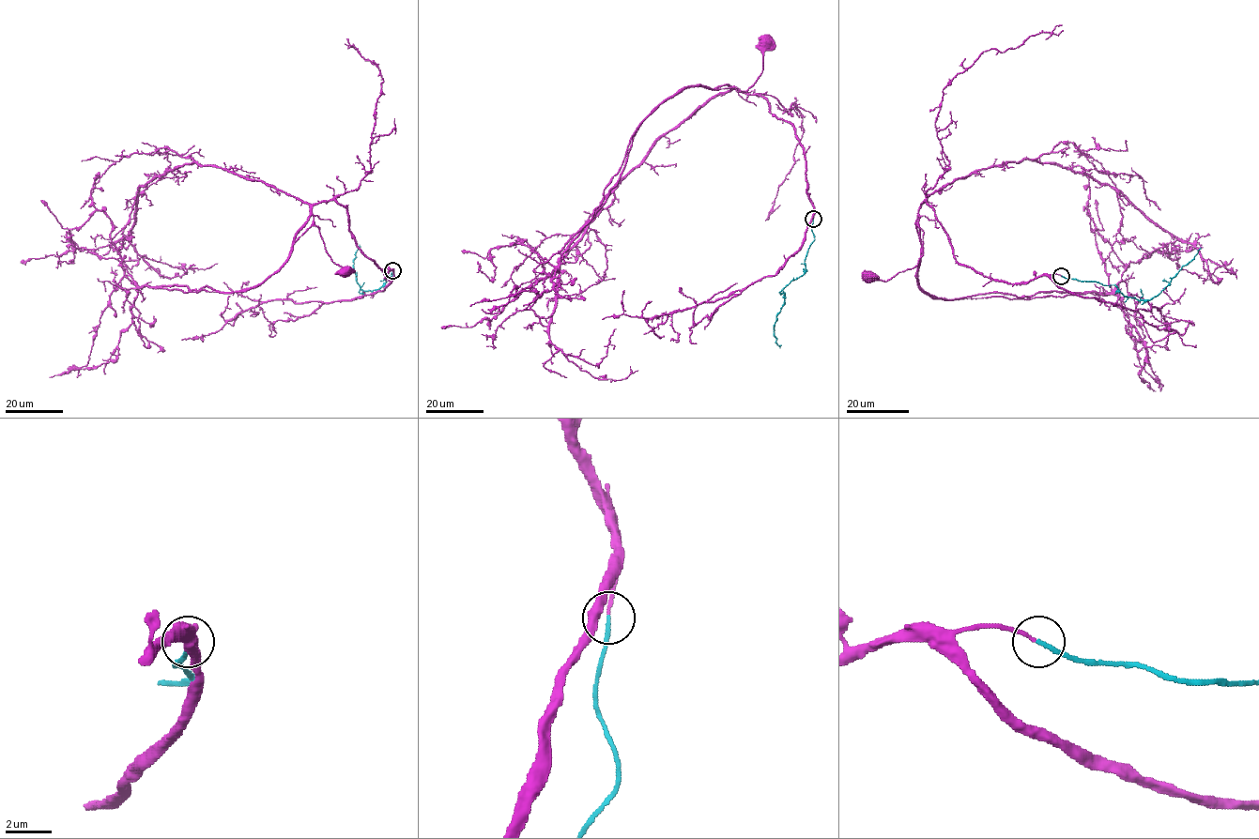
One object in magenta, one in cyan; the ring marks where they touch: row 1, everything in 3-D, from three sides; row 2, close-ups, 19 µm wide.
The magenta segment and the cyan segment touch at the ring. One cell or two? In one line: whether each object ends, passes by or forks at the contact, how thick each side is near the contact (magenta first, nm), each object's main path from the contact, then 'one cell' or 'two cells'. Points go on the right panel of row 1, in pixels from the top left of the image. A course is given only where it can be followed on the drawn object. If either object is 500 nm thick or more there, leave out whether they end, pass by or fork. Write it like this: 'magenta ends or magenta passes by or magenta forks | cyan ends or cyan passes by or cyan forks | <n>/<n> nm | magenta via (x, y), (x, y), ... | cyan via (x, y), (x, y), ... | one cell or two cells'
magenta ends | cyan ends | 130/170 nm | magenta via (1061, 275), (1006, 283), (961, 266), (927, 199), (919, 206), (917, 264), (885, 281), (871, 275) | cyan via (1061, 275), (1114, 284), (1128, 297), (1151, 299), (1201, 248) | one cell

